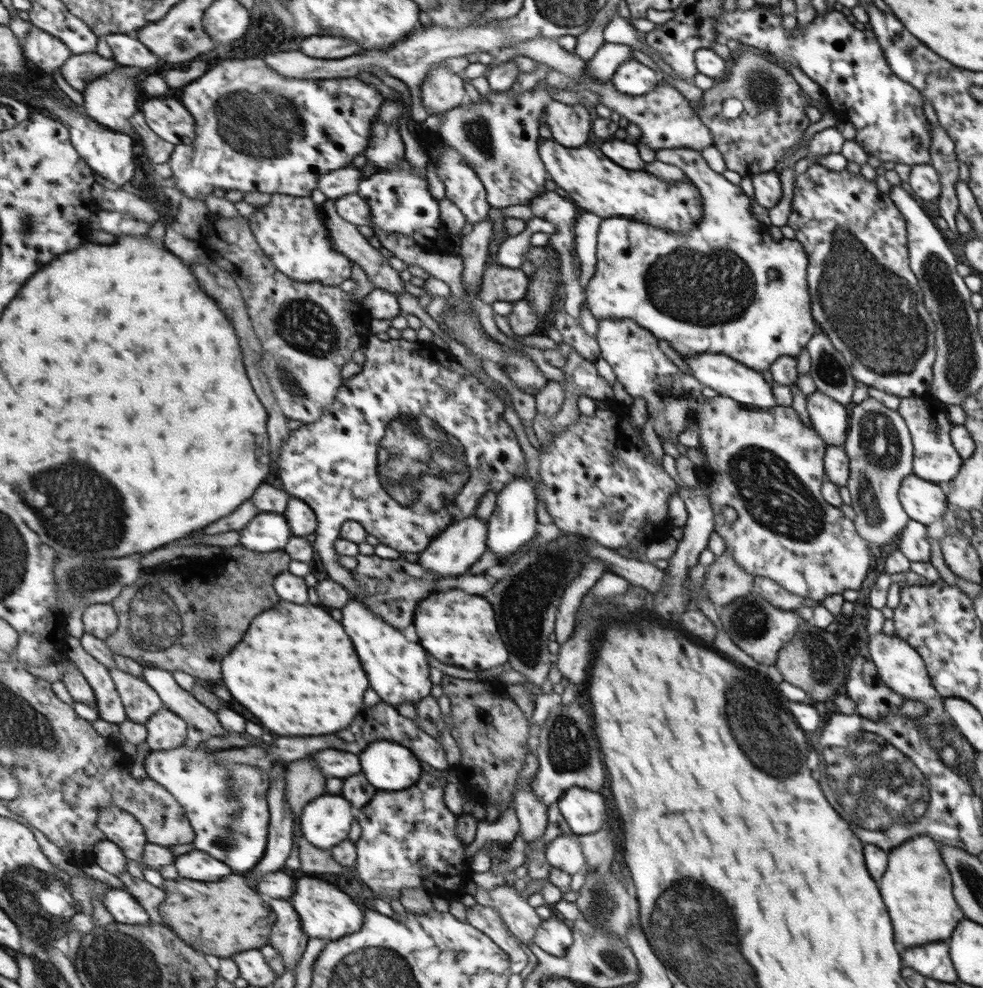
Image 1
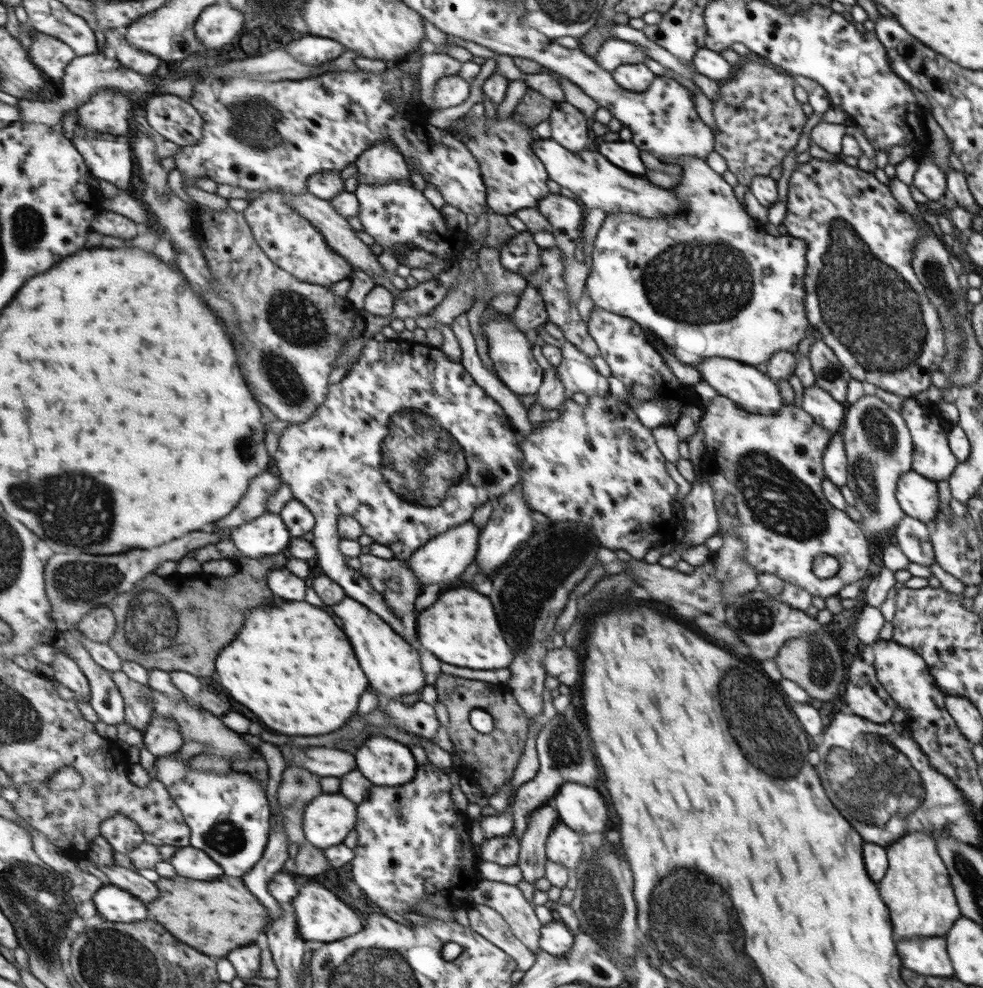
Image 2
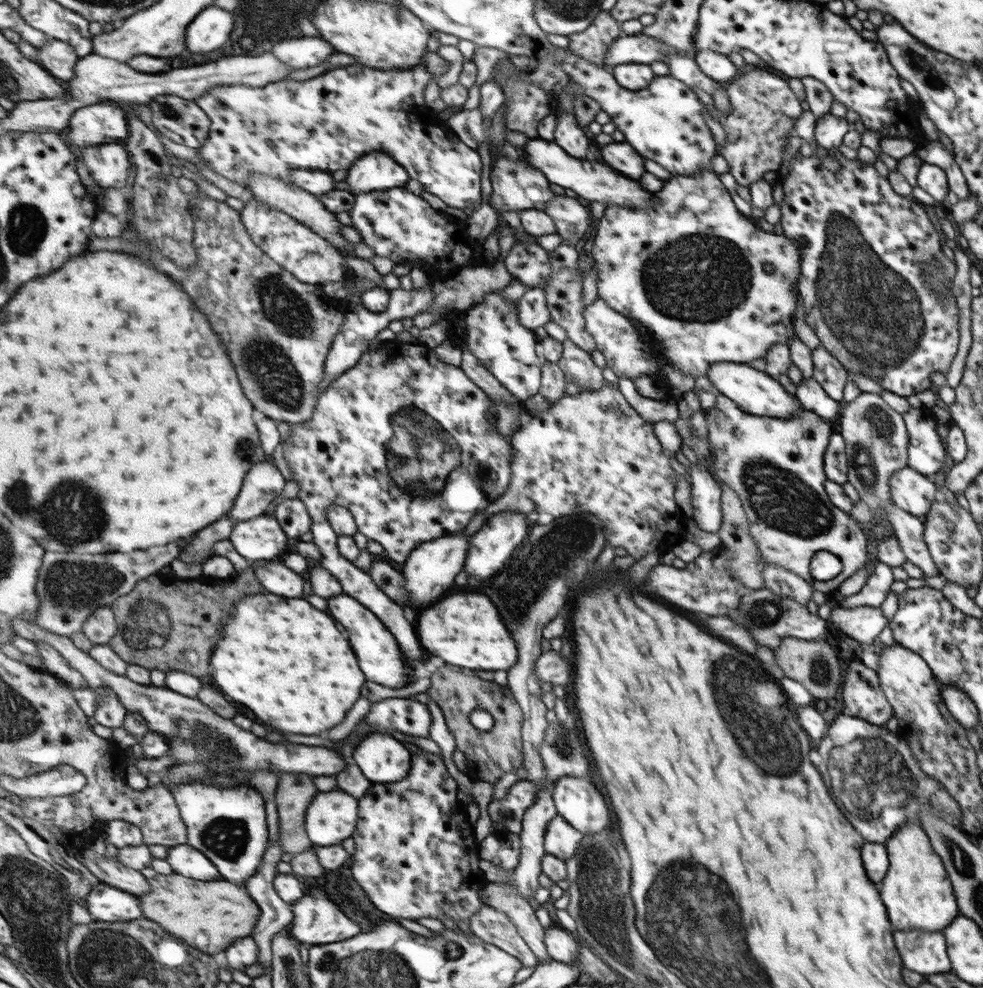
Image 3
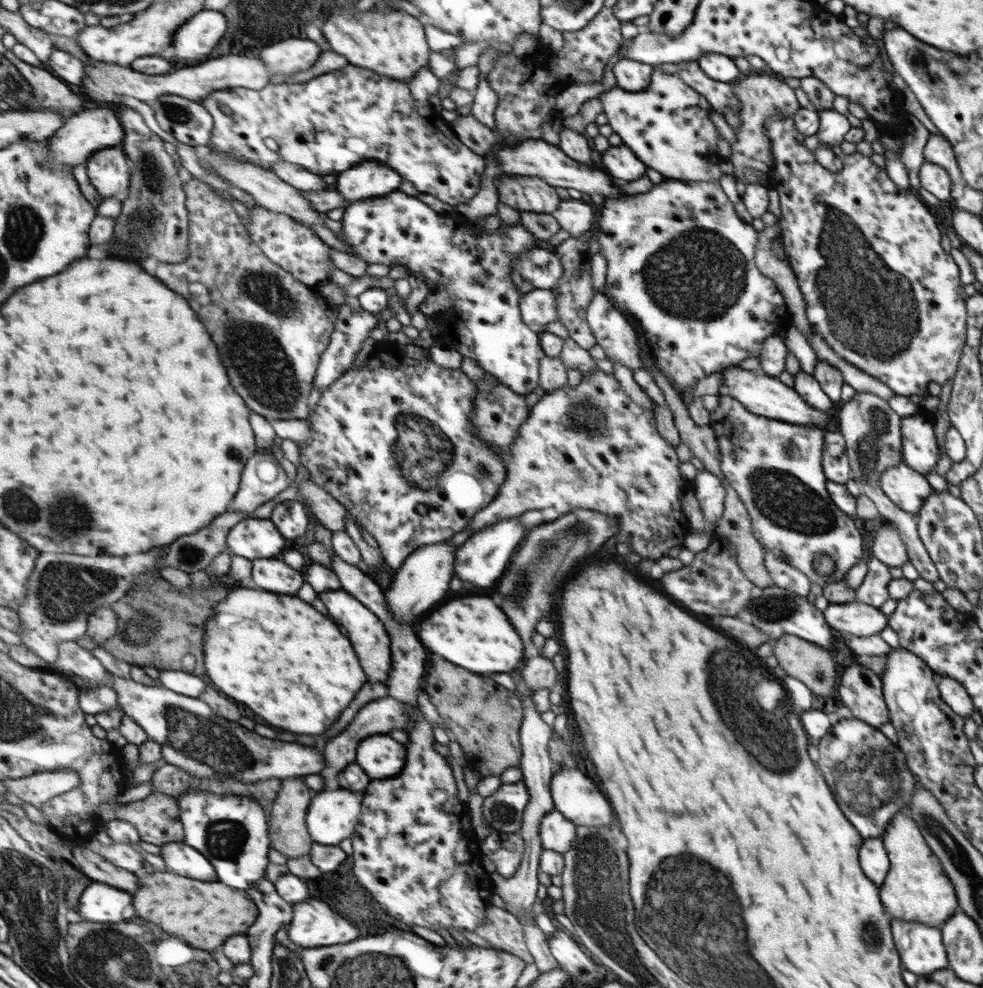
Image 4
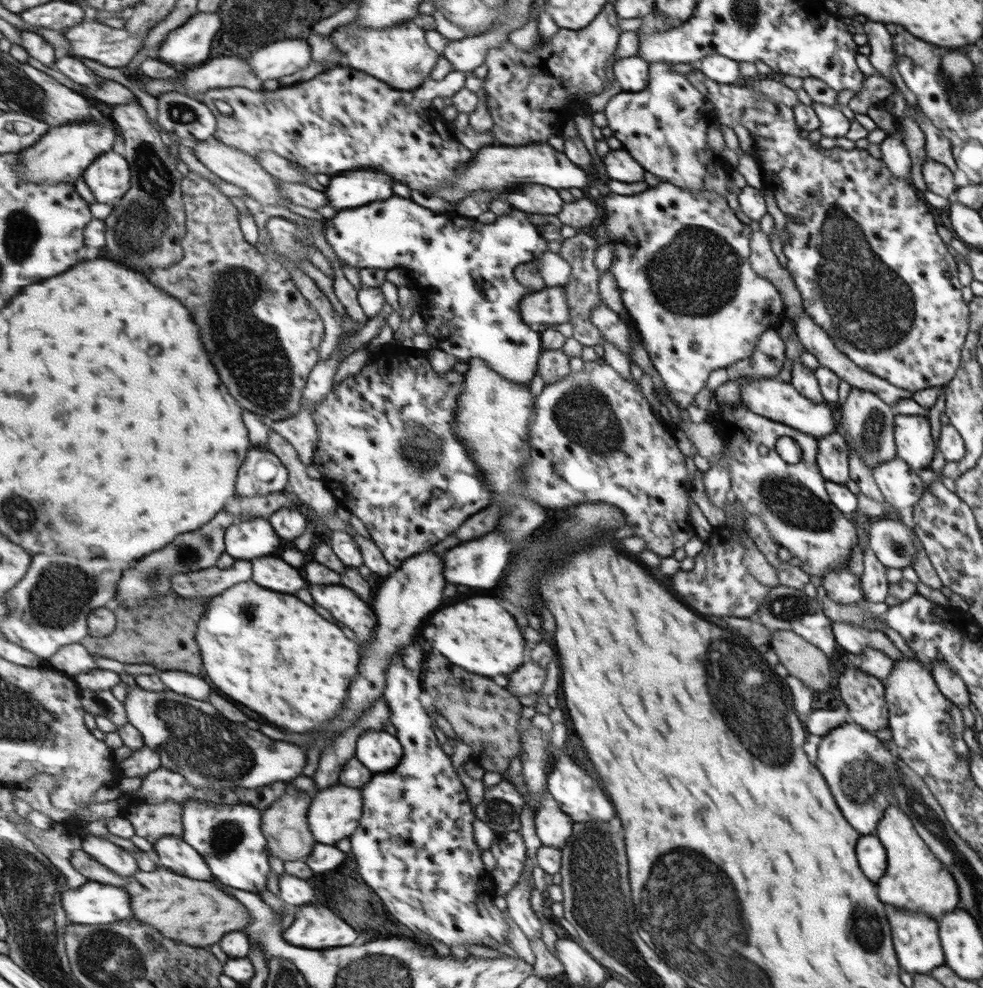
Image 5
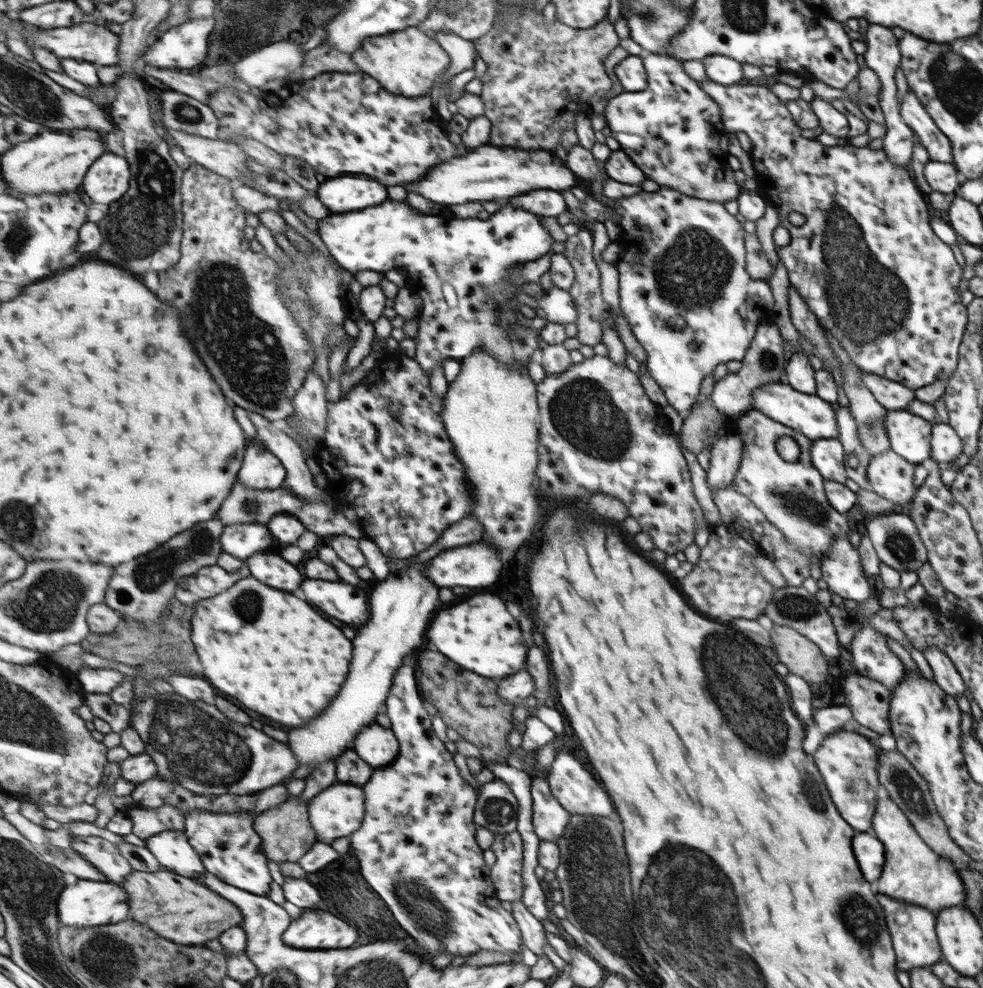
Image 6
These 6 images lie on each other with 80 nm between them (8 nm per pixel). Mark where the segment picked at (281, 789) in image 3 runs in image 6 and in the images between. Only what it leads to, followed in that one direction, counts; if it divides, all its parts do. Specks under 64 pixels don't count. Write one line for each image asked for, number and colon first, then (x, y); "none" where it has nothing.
4: (288, 827)
5: (289, 836)
6: (287, 834)

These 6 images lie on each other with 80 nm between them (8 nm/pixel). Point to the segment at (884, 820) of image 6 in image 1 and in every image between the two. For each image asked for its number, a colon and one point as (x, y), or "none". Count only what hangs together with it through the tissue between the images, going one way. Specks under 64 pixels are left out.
1: (916, 889)
2: (916, 889)
3: (916, 892)
4: (916, 889)
5: (915, 881)

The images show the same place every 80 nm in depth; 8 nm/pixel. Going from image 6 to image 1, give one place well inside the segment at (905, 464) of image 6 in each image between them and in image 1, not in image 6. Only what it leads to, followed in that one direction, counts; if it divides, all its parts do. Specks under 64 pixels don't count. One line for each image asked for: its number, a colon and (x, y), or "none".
1: (924, 502)
2: (917, 496)
3: (911, 492)
4: (908, 490)
5: (900, 486)

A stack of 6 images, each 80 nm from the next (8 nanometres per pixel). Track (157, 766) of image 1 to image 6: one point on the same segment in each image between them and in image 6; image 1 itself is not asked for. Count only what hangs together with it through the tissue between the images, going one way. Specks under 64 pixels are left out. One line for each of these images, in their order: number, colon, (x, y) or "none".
2: (229, 814)
3: (228, 823)
4: (231, 830)
5: (231, 837)
6: (229, 844)

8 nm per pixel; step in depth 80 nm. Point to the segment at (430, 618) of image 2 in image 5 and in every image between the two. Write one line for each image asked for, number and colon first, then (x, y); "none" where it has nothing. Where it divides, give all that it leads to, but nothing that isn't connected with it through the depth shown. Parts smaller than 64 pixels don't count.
3: (464, 629)
4: (472, 632)
5: (479, 635)

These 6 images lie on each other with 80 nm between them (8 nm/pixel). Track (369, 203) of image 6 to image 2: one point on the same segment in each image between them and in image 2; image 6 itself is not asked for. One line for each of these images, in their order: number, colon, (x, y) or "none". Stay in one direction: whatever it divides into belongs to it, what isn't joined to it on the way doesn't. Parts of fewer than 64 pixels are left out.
2: (383, 164)
3: (375, 171)
4: (371, 179)
5: (356, 188)

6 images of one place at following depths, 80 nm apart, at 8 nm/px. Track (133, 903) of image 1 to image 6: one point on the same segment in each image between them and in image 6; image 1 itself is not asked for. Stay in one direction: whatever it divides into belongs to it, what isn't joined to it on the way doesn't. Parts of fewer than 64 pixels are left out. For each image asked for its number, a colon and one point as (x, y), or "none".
2: (116, 905)
3: (107, 903)
4: (99, 902)
5: (94, 902)
6: (87, 902)

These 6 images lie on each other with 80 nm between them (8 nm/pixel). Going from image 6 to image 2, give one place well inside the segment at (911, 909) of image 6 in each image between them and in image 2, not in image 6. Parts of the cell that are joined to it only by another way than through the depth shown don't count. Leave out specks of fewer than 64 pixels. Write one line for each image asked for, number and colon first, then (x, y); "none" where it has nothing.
2: (926, 956)
3: (923, 952)
4: (920, 948)
5: (916, 937)

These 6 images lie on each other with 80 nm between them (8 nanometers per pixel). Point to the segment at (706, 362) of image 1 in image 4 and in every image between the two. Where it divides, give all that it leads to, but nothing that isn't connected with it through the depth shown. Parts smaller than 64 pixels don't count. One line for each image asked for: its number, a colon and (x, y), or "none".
2: (750, 389)
3: (756, 392)
4: (765, 396)

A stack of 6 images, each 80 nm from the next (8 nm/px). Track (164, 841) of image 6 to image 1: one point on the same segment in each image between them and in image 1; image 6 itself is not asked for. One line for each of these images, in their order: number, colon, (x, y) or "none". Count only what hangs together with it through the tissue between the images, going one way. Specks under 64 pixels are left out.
1: (198, 865)
2: (189, 861)
3: (185, 859)
4: (181, 858)
5: (176, 853)

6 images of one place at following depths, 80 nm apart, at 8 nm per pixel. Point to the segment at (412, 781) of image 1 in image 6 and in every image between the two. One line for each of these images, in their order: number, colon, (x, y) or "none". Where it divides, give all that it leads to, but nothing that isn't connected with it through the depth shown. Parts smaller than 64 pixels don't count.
2: (386, 762)
3: (382, 758)
4: (381, 756)
5: (379, 751)
6: (379, 746)

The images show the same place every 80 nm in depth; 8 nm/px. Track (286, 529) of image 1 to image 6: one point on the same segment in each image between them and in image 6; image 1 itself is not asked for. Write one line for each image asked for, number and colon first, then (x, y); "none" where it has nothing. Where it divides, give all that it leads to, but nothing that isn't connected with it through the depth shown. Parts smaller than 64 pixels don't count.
2: (267, 535)
3: (261, 538)
4: (253, 538)
5: (250, 539)
6: (242, 540)

